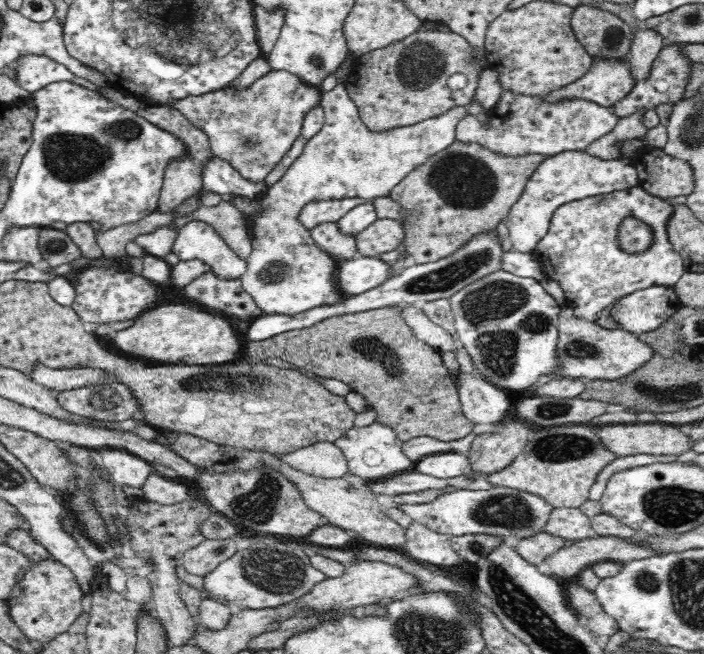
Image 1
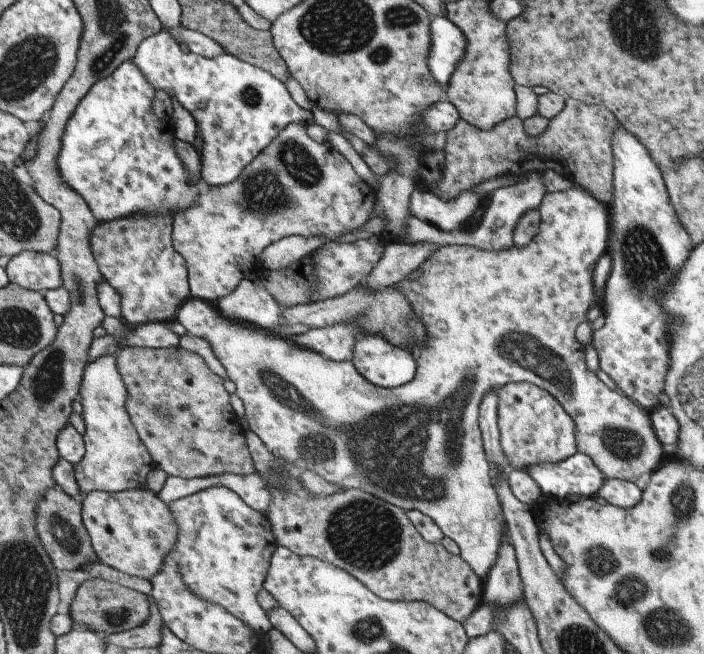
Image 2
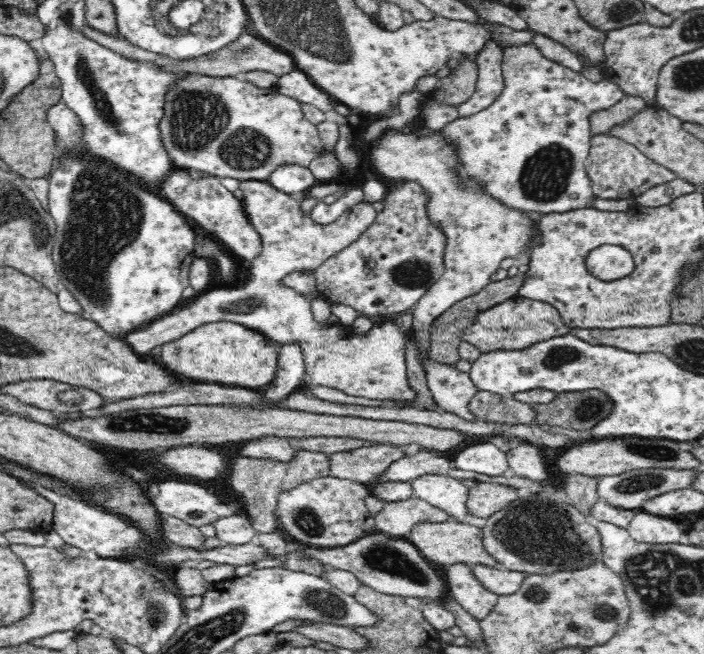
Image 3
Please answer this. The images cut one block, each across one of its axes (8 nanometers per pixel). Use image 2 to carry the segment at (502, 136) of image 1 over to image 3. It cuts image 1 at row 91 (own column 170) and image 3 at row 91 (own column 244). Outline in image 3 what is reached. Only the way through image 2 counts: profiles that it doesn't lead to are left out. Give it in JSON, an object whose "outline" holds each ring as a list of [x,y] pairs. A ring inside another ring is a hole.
{"outline":[[[534,44],[503,50],[501,69],[506,84],[504,92],[487,109],[468,118],[458,117],[441,129],[447,140],[460,145],[459,160],[464,172],[483,182],[492,196],[518,210],[548,214],[590,208],[594,194],[584,163],[592,148],[590,114],[614,106],[626,92],[612,80],[591,82],[582,74],[544,58]]]}

